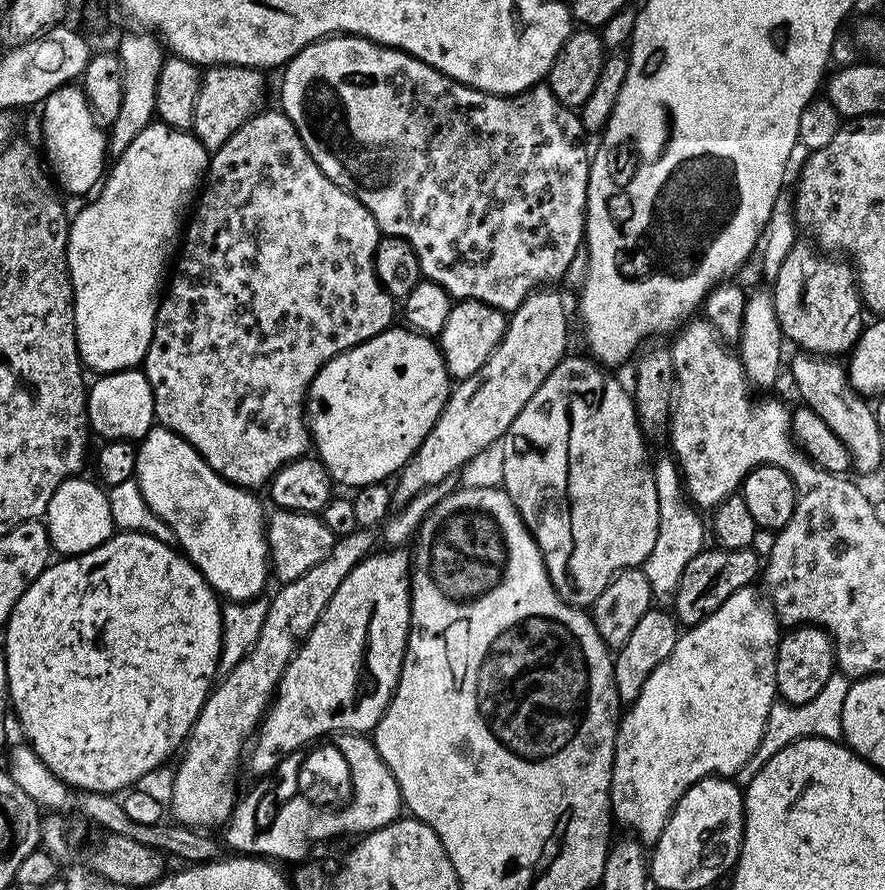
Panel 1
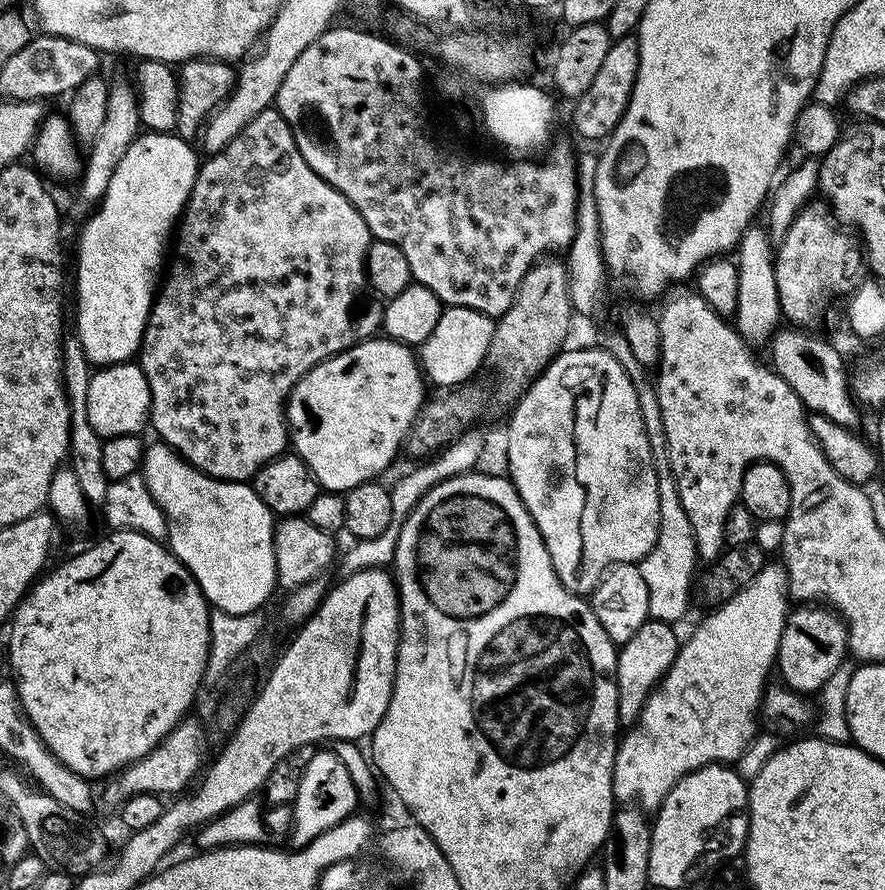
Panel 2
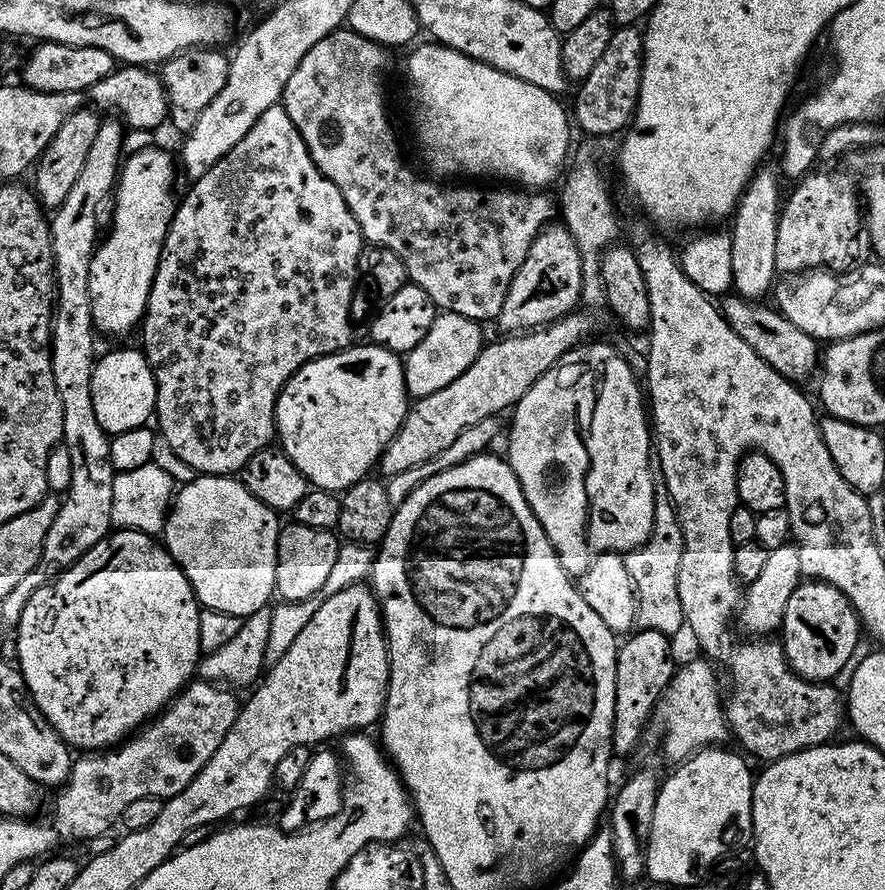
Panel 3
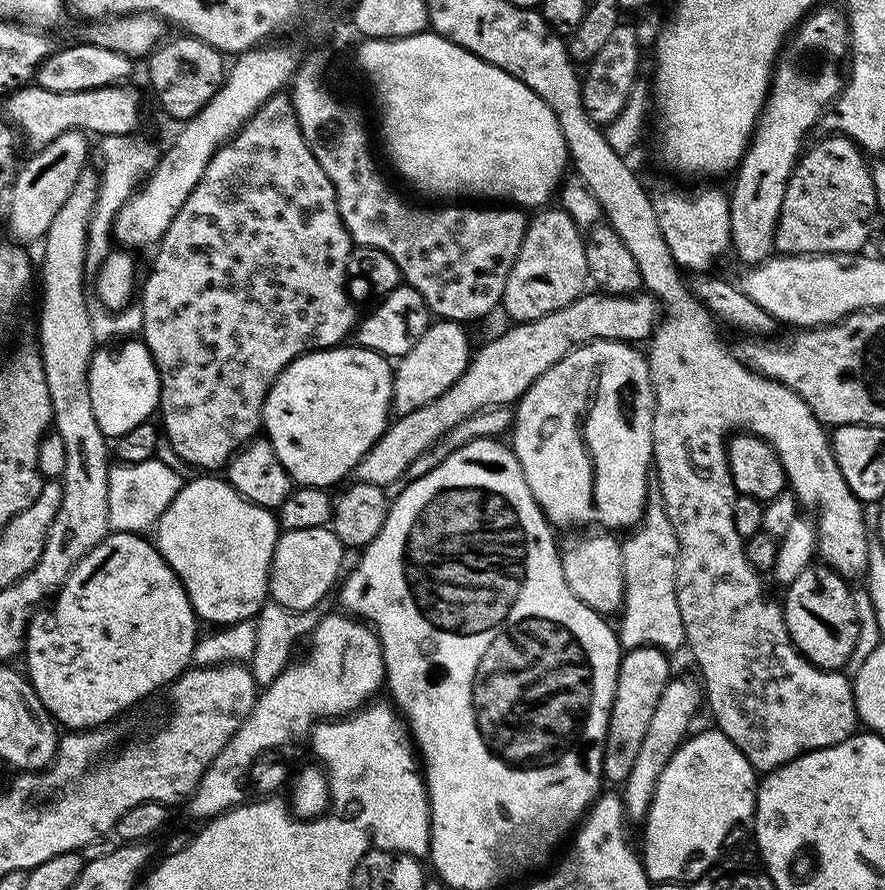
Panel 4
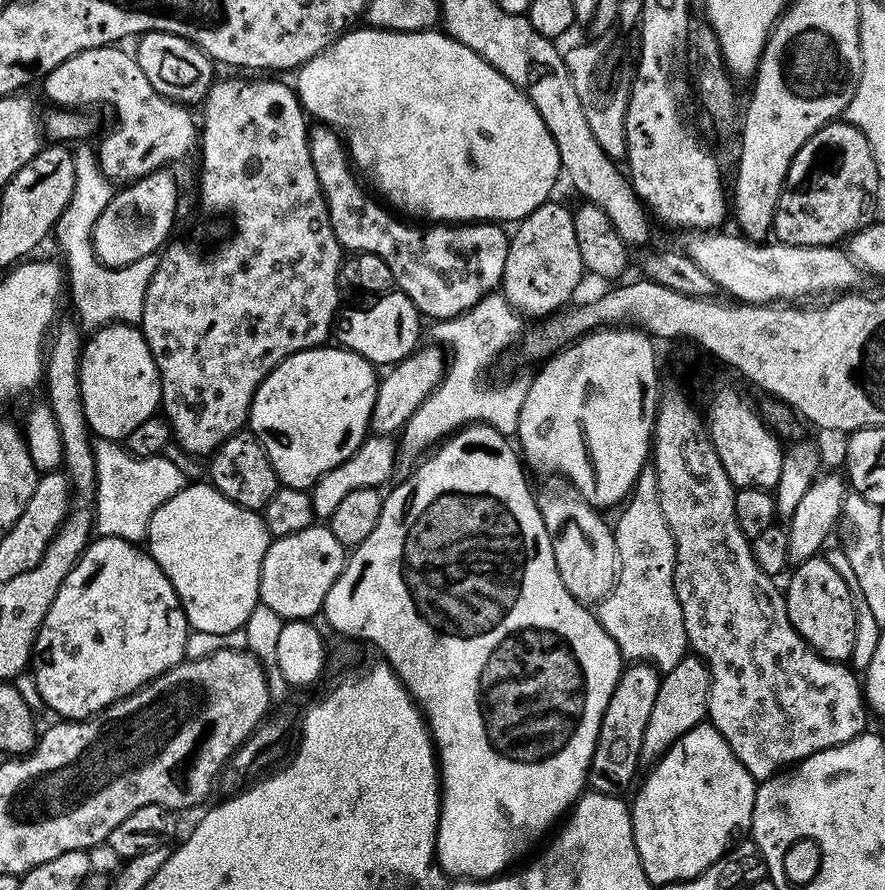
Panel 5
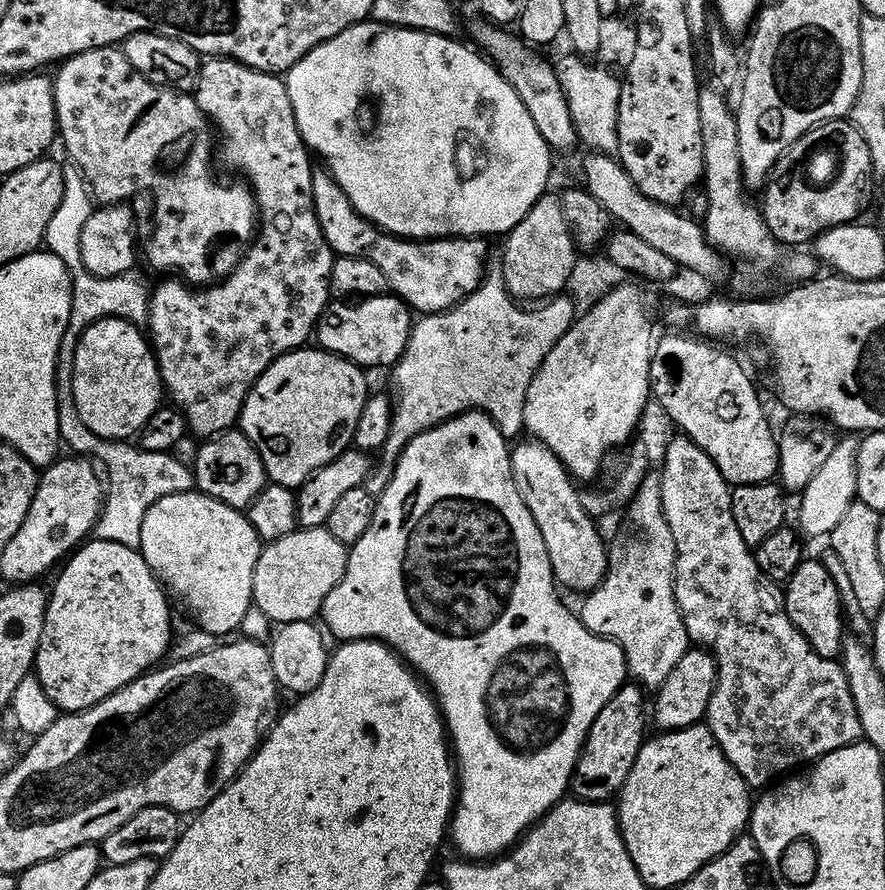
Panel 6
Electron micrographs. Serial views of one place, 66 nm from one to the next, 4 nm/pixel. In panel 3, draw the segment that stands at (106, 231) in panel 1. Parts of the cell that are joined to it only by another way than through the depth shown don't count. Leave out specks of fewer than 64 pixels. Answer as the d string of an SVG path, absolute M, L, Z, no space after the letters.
M140 148L132 157L123 161L118 173L118 183L114 189L116 209L112 212L112 229L108 237L96 245L90 262L90 302L92 303L92 323L104 332L128 332L144 319L150 286L154 282L160 252L164 248L164 236L172 221L174 199L172 183L178 176L178 164L164 148Z

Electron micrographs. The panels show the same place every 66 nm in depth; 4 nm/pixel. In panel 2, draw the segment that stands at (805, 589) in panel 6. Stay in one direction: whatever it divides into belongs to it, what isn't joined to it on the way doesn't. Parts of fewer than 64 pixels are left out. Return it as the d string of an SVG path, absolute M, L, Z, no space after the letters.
M796 606L788 613L775 667L783 687L801 694L819 693L823 684L849 655L847 626L828 606Z

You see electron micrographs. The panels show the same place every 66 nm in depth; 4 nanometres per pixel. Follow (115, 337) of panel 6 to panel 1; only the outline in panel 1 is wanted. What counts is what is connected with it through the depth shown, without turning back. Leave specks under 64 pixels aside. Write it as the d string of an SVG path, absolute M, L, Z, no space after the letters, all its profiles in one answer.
M129 370L127 372L106 372L95 377L96 381L91 381L90 387L87 389L88 394L88 426L93 433L96 432L100 435L100 438L104 440L131 440L133 442L139 442L144 439L144 436L154 426L156 418L156 411L154 410L154 394L150 390L150 382L144 377L143 371L140 370Z

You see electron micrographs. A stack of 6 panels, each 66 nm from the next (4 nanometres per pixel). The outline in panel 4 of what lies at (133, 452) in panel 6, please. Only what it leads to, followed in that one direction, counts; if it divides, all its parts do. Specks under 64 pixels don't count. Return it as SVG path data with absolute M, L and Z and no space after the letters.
M160 458L137 464L113 463L108 469L108 478L108 526L112 532L151 533L160 521L160 515L168 509L170 502L174 502L182 487L179 474L170 465L163 464Z

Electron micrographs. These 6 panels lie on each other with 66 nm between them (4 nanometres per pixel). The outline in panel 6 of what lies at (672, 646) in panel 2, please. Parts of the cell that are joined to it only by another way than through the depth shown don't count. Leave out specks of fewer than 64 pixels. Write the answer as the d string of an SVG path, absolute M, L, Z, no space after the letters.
M625 682L613 694L610 702L606 702L606 706L598 710L598 718L594 718L590 726L588 737L584 740L584 748L576 763L575 783L570 788L571 795L575 799L608 802L619 793L620 787L624 785L630 774L630 766L634 766L638 758L638 750L644 745L646 739L644 695L646 692L641 685Z

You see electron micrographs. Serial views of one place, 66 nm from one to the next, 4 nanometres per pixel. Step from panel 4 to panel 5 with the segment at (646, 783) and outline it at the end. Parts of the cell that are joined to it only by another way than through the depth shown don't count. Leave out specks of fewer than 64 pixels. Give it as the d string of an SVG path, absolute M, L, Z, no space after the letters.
M686 654L674 666L674 670L663 673L658 686L658 699L650 709L650 722L646 725L646 738L642 738L641 757L645 761L655 762L664 755L682 734L686 734L696 724L705 723L710 698L710 670L703 660L695 654Z

